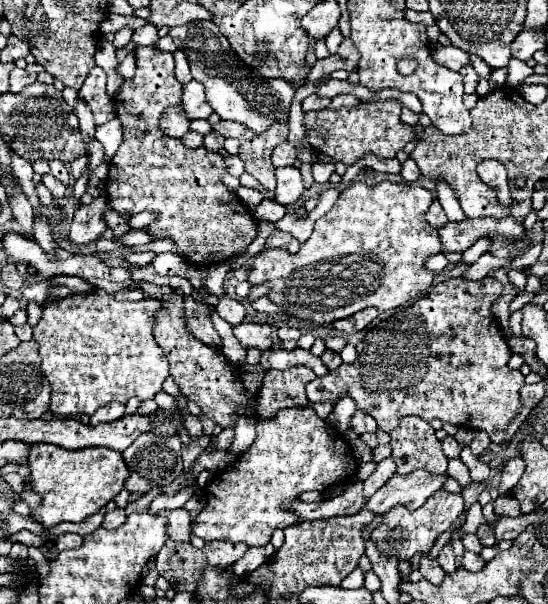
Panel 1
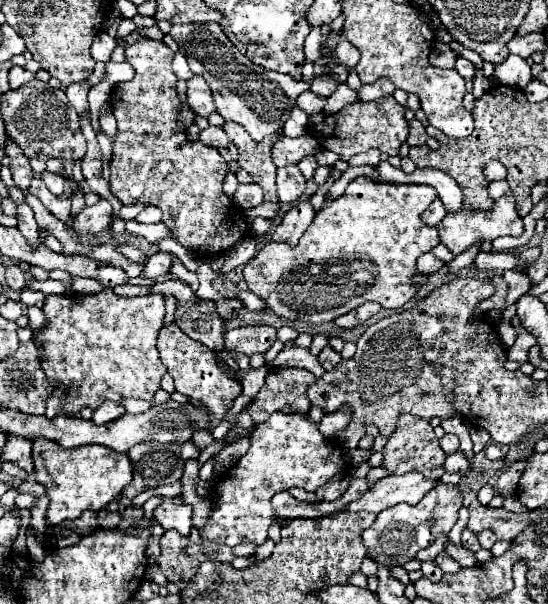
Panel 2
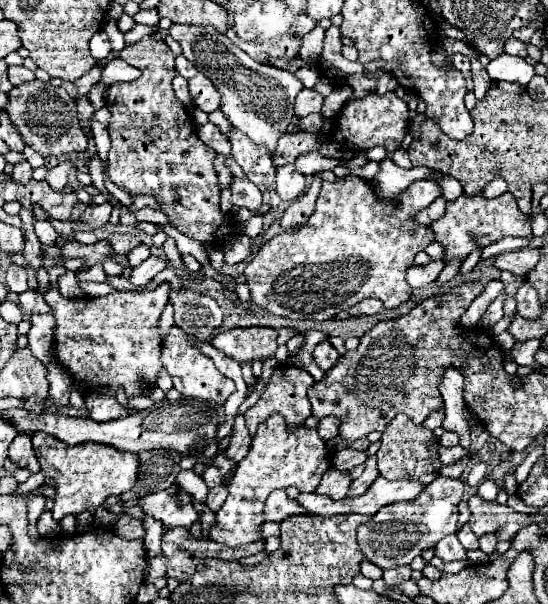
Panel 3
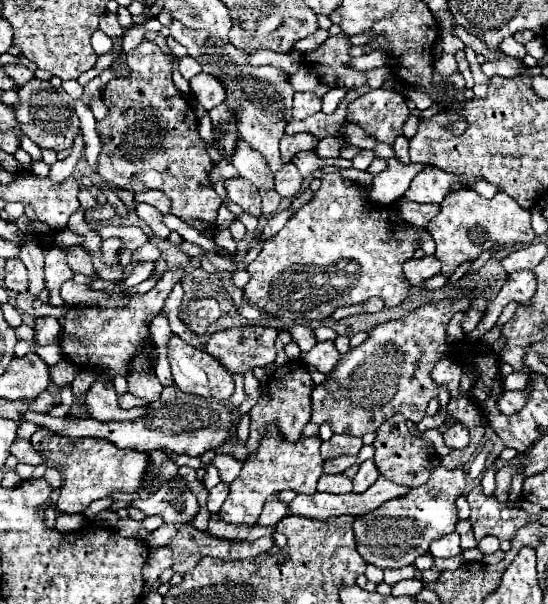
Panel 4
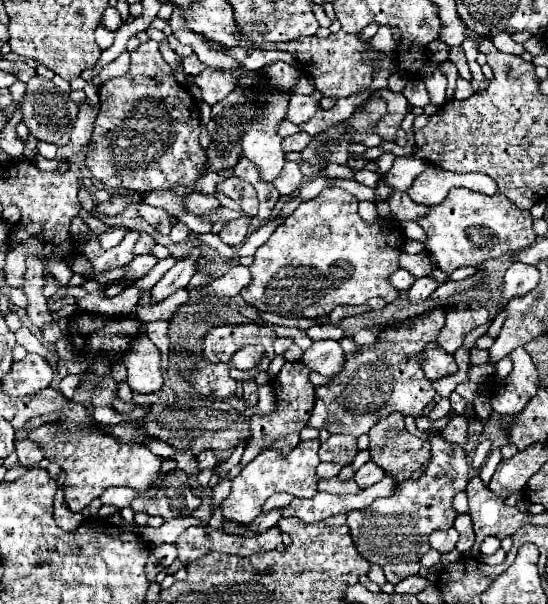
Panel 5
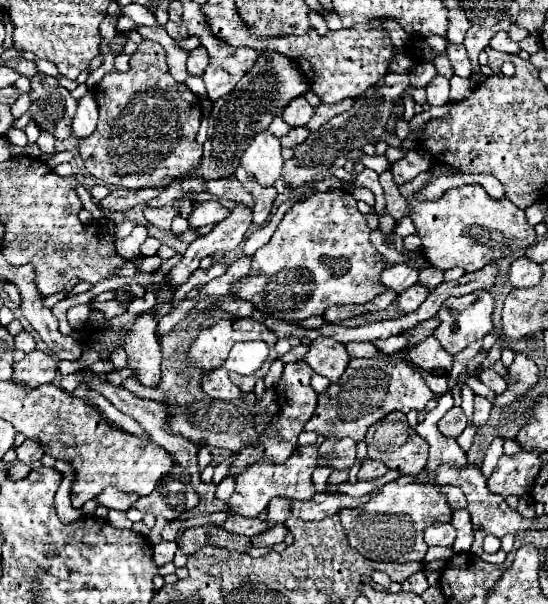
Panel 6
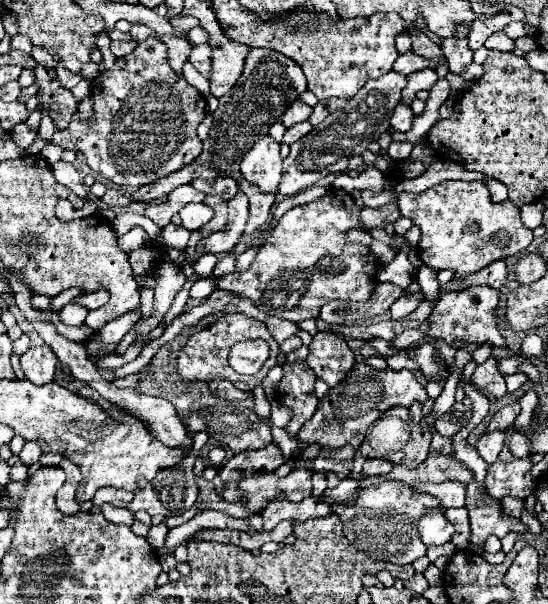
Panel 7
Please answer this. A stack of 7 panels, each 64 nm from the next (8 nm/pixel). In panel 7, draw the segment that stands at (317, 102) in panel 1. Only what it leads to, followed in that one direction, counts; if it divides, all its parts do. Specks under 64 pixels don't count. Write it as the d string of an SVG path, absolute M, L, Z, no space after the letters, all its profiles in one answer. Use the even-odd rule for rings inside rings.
M300 98L296 102L292 102L292 106L282 114L282 122L286 128L294 126L294 124L300 124L300 122L306 122L312 114L312 108L308 104L304 104Z

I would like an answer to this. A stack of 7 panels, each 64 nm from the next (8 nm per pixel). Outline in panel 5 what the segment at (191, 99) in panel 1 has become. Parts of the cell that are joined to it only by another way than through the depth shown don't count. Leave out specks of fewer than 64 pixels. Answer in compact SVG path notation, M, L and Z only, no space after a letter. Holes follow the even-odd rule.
M204 70L192 82L202 90L202 100L208 106L214 106L236 88L236 74L222 74L222 70Z

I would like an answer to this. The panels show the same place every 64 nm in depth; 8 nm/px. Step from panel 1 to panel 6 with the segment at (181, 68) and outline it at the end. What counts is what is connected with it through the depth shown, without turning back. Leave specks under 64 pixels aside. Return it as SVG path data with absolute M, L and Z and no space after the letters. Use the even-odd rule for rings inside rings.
M198 46L198 48L192 50L190 56L188 56L188 74L192 74L192 76L202 76L204 70L206 70L206 66L208 66L208 52L206 52L206 48Z

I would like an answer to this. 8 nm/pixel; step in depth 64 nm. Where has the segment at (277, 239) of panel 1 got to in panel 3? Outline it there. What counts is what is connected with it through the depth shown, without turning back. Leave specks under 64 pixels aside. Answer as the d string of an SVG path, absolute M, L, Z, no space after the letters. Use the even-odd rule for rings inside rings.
M316 174L312 178L312 184L308 186L308 190L300 198L296 198L296 202L292 202L292 208L288 208L284 212L282 224L280 224L282 232L292 232L294 228L300 228L308 222L308 218L312 216L320 188L322 188L322 178L320 178L320 174Z

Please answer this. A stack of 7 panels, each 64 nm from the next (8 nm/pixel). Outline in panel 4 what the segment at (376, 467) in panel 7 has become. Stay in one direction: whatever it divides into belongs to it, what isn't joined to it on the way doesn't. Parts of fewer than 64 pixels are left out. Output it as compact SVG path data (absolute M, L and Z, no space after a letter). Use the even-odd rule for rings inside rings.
M366 460L360 464L360 472L354 476L354 488L352 492L364 492L368 490L376 480L378 480L378 470L376 470L376 464L374 460Z

